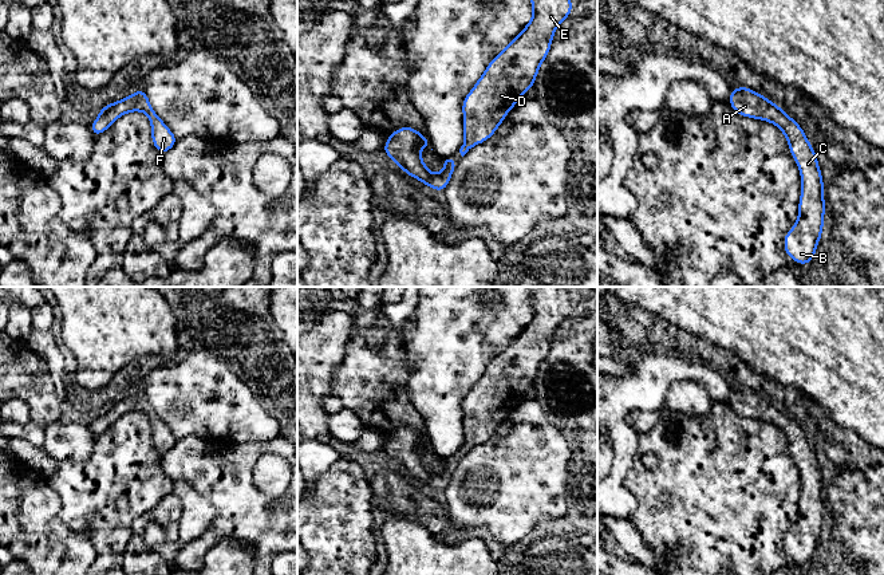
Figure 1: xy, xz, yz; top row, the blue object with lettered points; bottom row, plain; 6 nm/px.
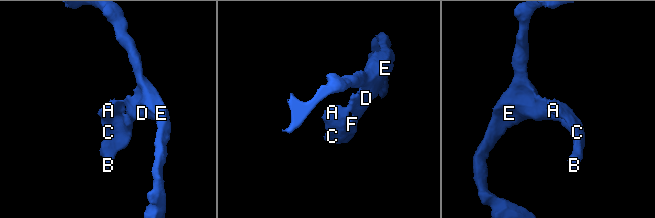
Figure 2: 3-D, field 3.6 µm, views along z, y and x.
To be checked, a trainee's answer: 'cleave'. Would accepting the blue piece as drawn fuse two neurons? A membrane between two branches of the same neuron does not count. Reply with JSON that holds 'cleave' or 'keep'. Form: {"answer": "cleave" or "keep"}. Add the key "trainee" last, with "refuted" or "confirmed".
{"answer": "keep", "trainee": "refuted"}

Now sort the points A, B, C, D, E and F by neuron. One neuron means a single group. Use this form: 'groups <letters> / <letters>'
groups A B C D E F

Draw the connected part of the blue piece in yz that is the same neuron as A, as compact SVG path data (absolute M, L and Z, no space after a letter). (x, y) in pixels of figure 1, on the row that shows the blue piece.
M749 87L733 88L729 103L741 117L774 123L786 137L789 150L801 173L798 218L784 237L785 253L796 264L809 264L814 259L824 228L824 182L813 146L802 127L778 105Z

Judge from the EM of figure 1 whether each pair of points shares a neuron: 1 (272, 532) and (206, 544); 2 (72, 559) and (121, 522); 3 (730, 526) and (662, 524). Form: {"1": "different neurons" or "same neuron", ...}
{"1": "same neuron", "2": "different neurons", "3": "same neuron"}

